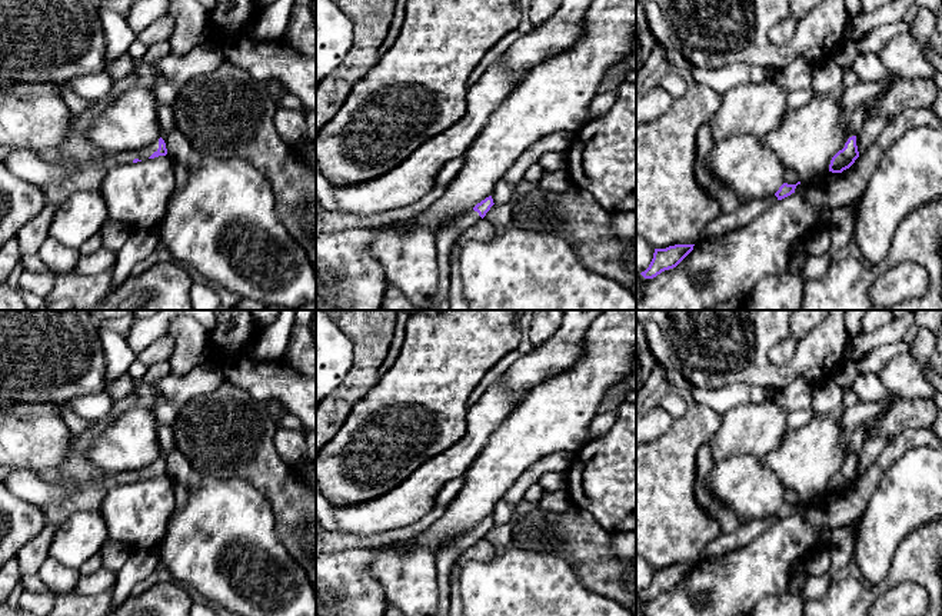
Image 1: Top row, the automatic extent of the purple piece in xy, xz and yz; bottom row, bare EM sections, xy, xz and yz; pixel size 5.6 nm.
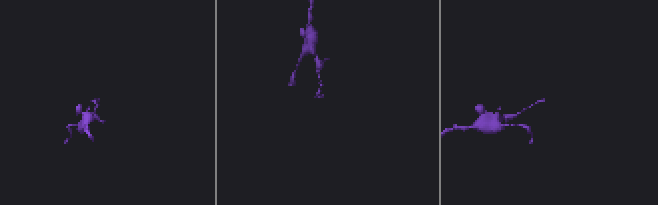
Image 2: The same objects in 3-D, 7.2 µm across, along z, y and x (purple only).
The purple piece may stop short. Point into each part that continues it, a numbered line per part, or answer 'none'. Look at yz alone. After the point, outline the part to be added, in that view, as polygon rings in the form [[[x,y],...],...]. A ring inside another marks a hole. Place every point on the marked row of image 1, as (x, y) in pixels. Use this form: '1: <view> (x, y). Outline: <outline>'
none

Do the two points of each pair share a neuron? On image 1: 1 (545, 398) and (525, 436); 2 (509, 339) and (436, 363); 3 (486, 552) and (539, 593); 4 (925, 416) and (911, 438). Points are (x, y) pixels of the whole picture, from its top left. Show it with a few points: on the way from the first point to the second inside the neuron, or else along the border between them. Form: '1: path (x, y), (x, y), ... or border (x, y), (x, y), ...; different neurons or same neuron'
1: path (545, 408), (545, 416), (535, 426); same neuron
2: path (491, 339), (460, 339), (455, 345); same neuron
3: border (496, 555), (488, 559), (468, 560), (460, 569); different neurons
4: border (926, 428), (906, 428), (891, 440); different neurons

